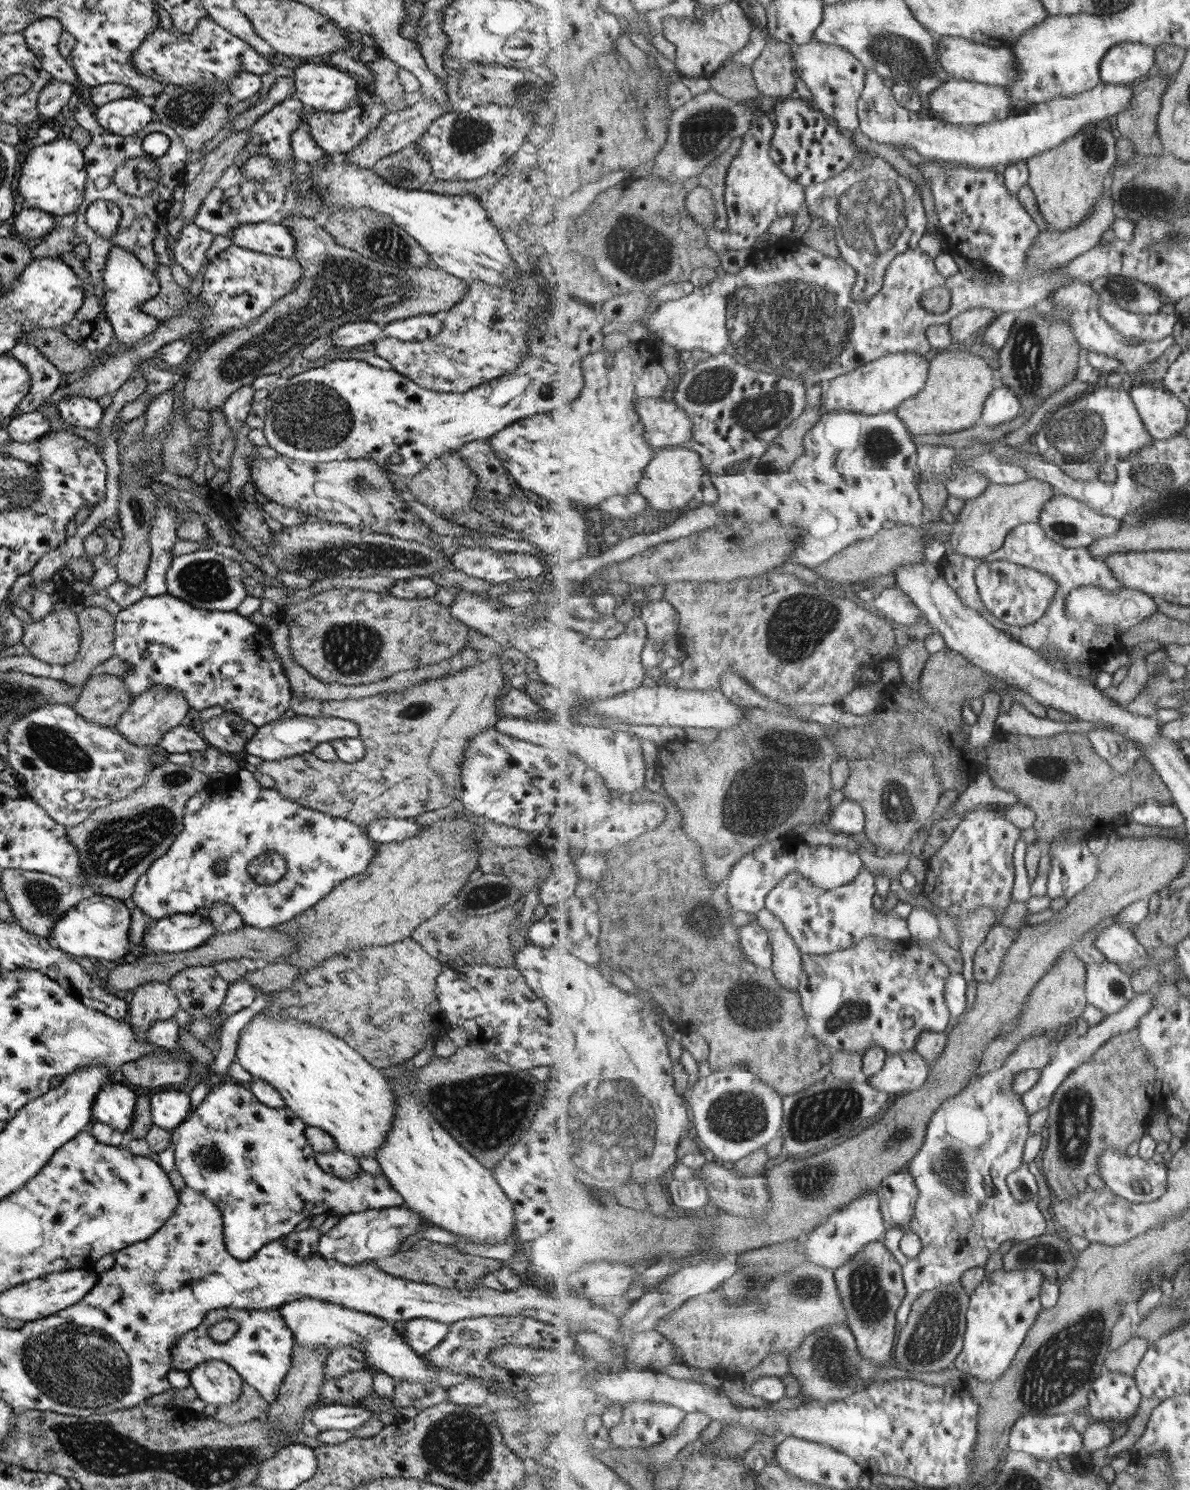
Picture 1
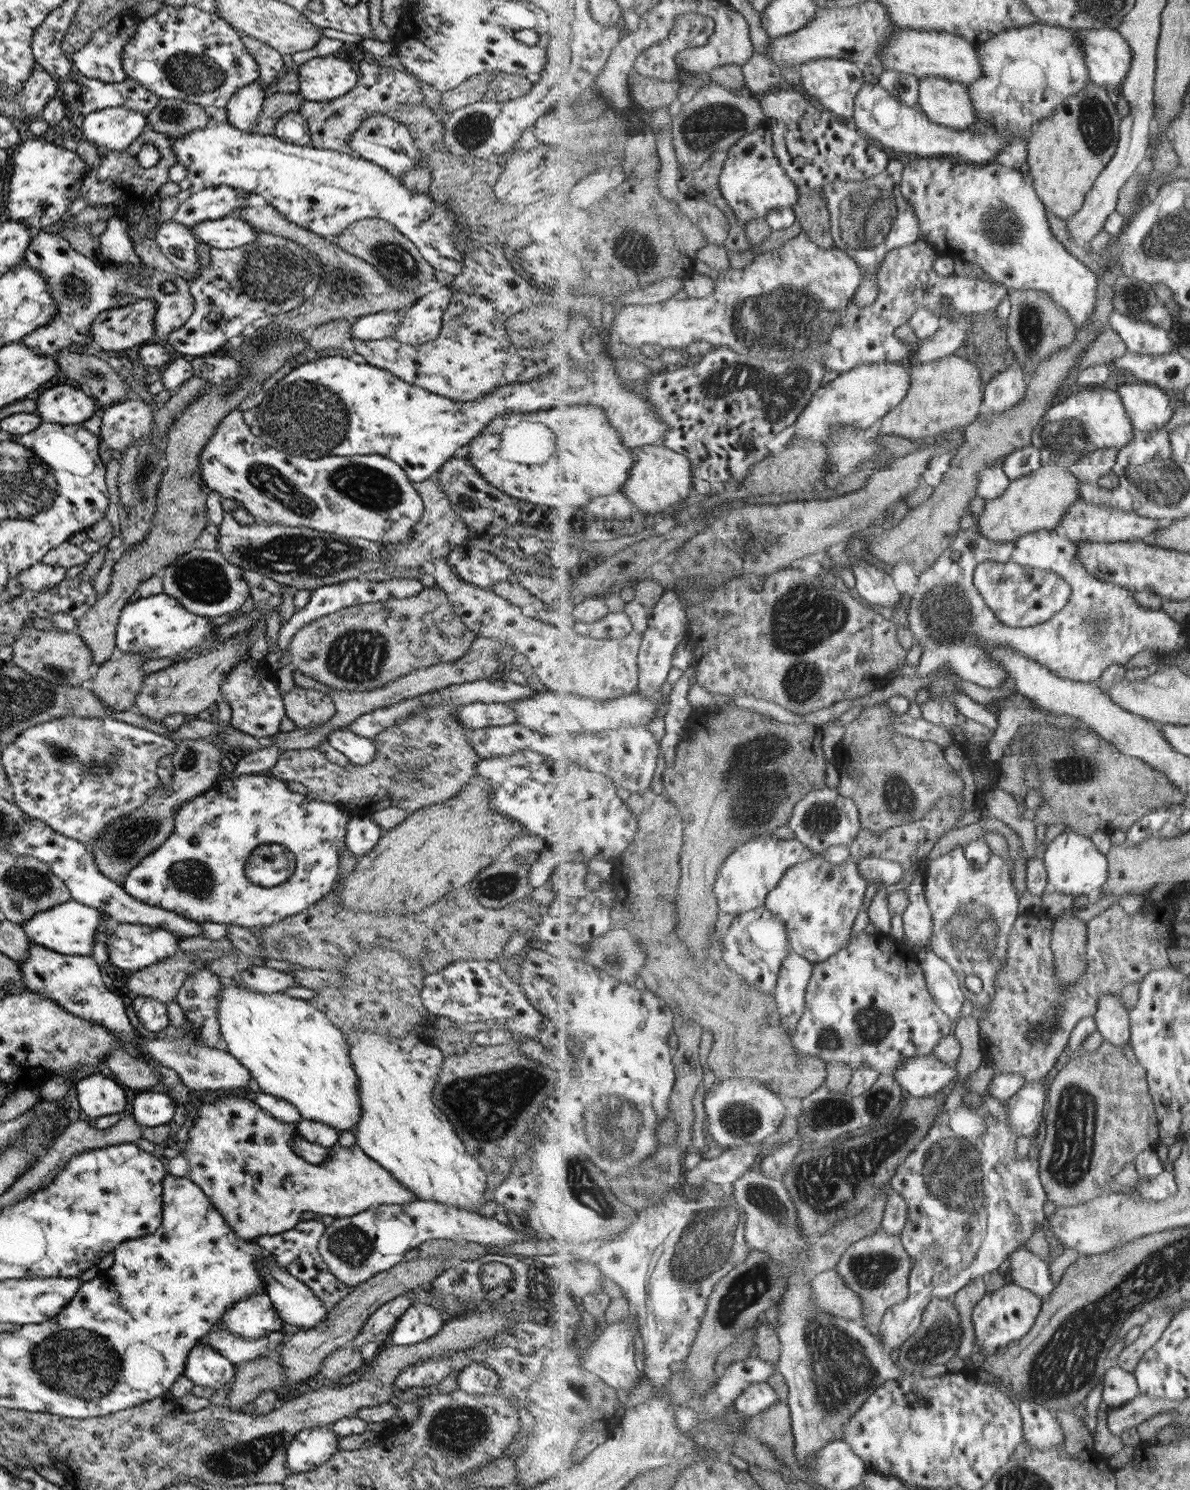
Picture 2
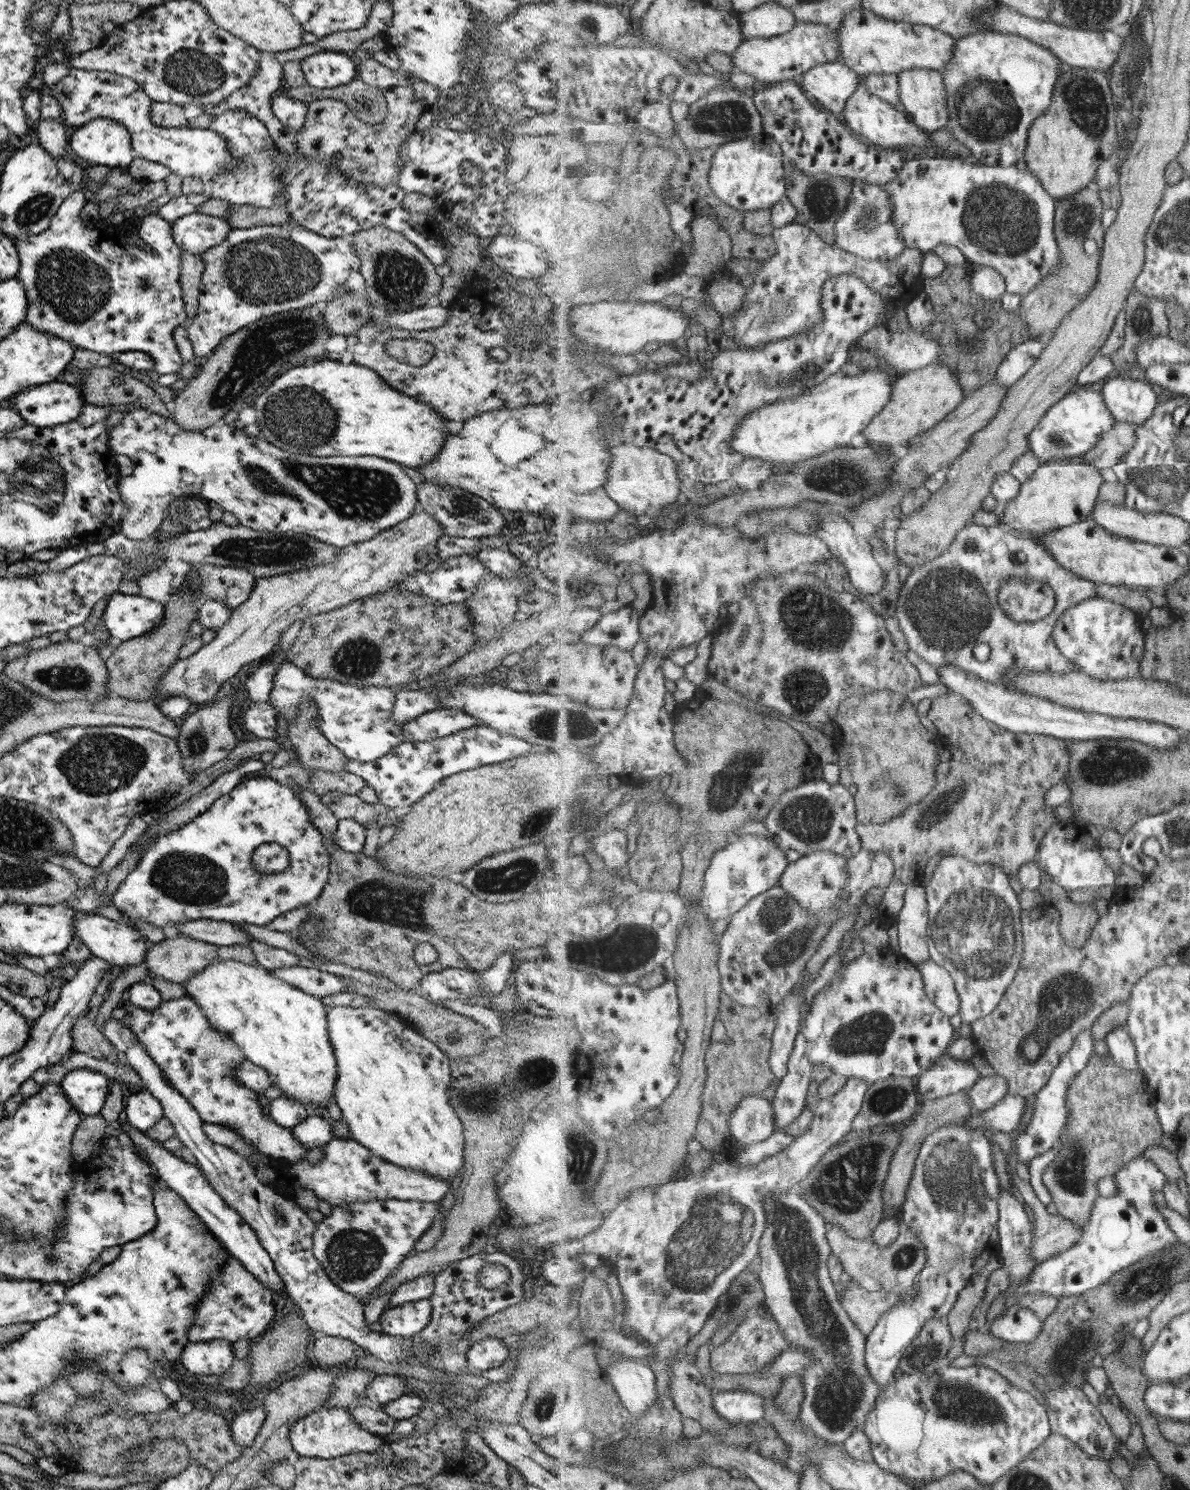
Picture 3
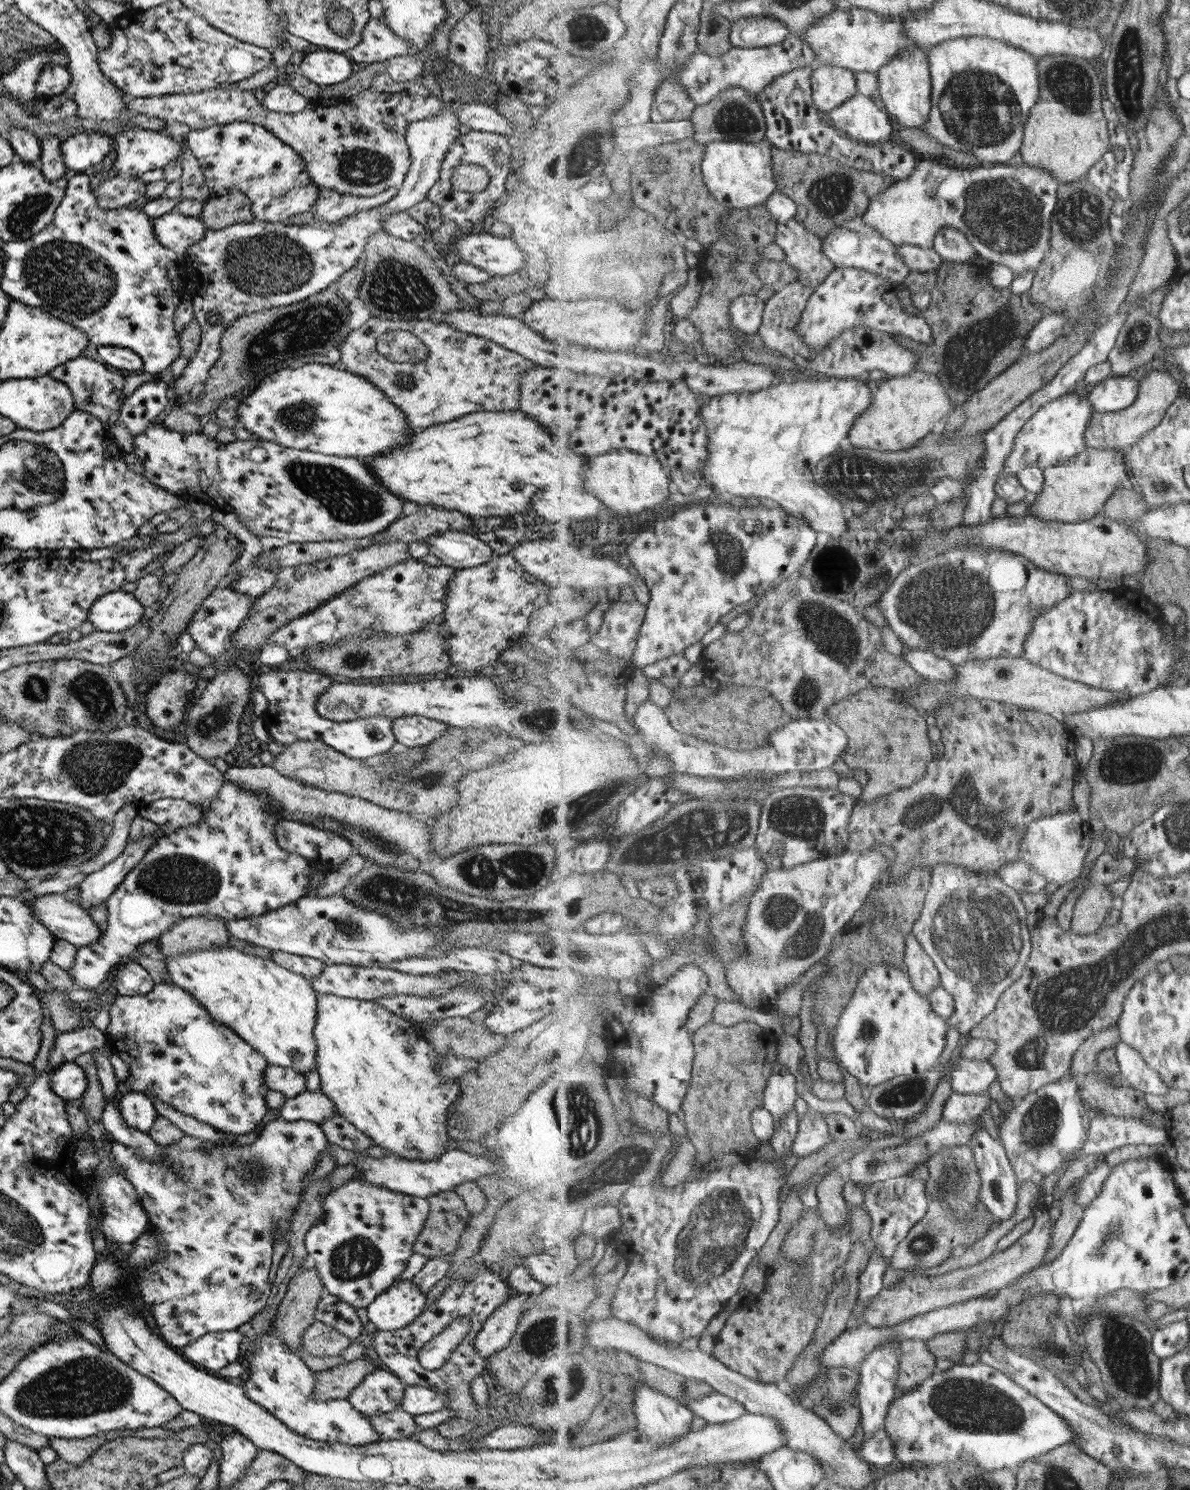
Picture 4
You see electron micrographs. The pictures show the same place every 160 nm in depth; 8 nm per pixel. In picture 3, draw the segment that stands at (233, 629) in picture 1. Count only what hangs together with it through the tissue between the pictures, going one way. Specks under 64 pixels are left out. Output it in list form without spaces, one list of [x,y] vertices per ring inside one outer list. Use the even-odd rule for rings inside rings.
[[[119,592],[106,598],[102,623],[118,642],[141,636],[155,628],[163,616],[163,602]],[[250,700],[242,720],[243,728],[257,738],[275,738],[276,710],[268,700],[265,702]]]

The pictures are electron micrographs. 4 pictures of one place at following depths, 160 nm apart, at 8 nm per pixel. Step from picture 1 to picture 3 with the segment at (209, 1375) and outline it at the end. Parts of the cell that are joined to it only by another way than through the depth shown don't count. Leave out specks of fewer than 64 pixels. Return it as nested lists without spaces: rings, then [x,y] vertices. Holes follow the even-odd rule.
[[[207,1340],[185,1344],[179,1362],[187,1372],[195,1376],[219,1376],[233,1362],[232,1344],[225,1340]]]

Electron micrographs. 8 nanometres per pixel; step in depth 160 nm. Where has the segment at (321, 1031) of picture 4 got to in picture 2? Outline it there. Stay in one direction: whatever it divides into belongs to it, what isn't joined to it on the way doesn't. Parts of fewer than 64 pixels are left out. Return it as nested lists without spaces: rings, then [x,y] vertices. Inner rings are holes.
[[[357,1029],[348,1032],[345,1041],[349,1062],[357,1077],[360,1106],[360,1115],[353,1130],[355,1145],[409,1189],[416,1199],[440,1202],[477,1213],[489,1200],[485,1190],[485,1175],[479,1165],[473,1162],[473,1157],[468,1156],[457,1133],[431,1100],[431,1091],[445,1057],[442,1052],[425,1041],[421,1031],[409,1031],[404,1037],[388,1037],[369,1029]]]

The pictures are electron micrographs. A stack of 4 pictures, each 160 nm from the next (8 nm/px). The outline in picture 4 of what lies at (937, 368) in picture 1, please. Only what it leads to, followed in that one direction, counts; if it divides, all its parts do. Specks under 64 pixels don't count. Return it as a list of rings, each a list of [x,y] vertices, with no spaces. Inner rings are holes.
[[[919,370],[905,376],[888,377],[877,383],[875,388],[873,406],[849,431],[853,447],[882,452],[903,451],[917,447],[921,439],[925,439],[929,432],[933,432],[937,422],[951,408],[955,408],[939,377]]]

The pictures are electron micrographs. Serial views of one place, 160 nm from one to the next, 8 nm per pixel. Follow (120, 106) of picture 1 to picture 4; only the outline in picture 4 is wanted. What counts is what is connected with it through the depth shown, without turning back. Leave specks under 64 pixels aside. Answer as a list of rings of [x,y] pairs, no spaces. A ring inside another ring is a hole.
[[[71,131],[60,142],[59,152],[65,168],[77,173],[101,162],[113,144],[113,137],[98,131]]]

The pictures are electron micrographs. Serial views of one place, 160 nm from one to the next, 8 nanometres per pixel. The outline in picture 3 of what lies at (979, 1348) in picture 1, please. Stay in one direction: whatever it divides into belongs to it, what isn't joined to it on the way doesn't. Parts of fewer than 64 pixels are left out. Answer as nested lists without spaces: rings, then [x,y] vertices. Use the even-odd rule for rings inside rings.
[[[1011,1305],[993,1321],[992,1335],[1009,1343],[1031,1343],[1044,1330],[1044,1321],[1033,1312],[1018,1305]]]

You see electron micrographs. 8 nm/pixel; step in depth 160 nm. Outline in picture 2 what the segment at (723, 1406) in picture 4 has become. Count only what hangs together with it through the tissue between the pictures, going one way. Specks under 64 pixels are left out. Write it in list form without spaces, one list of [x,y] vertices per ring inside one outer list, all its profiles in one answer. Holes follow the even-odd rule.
[[[767,1382],[754,1383],[735,1400],[735,1409],[749,1418],[766,1413],[769,1408],[777,1404],[777,1392]]]

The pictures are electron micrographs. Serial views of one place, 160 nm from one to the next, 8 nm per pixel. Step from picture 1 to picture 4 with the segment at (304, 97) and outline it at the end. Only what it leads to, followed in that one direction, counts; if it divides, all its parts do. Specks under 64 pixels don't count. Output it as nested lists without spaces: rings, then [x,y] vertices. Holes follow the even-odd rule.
[[[309,49],[299,64],[299,73],[320,88],[330,84],[339,84],[349,78],[351,62],[336,51]]]

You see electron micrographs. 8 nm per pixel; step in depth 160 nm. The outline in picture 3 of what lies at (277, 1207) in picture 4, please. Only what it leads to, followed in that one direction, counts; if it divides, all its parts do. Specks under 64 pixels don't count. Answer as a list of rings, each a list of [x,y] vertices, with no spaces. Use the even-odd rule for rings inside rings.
[[[309,1114],[299,1124],[290,1128],[293,1138],[303,1149],[315,1147],[326,1149],[329,1140],[333,1139],[328,1120],[314,1114]],[[227,1253],[220,1271],[211,1277],[200,1299],[197,1299],[193,1320],[187,1329],[187,1341],[225,1340],[232,1344],[239,1338],[248,1338],[252,1343],[272,1325],[278,1309],[274,1294],[247,1272],[231,1253]]]

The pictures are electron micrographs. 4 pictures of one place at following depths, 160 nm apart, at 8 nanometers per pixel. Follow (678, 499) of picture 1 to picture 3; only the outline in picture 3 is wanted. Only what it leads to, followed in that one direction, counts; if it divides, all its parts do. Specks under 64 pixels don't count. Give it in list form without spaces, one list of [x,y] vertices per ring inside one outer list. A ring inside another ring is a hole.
[[[623,444],[611,449],[611,457],[613,462],[604,487],[622,510],[645,514],[653,506],[675,504],[677,496],[684,491],[683,477],[678,473],[676,461],[656,449]]]

